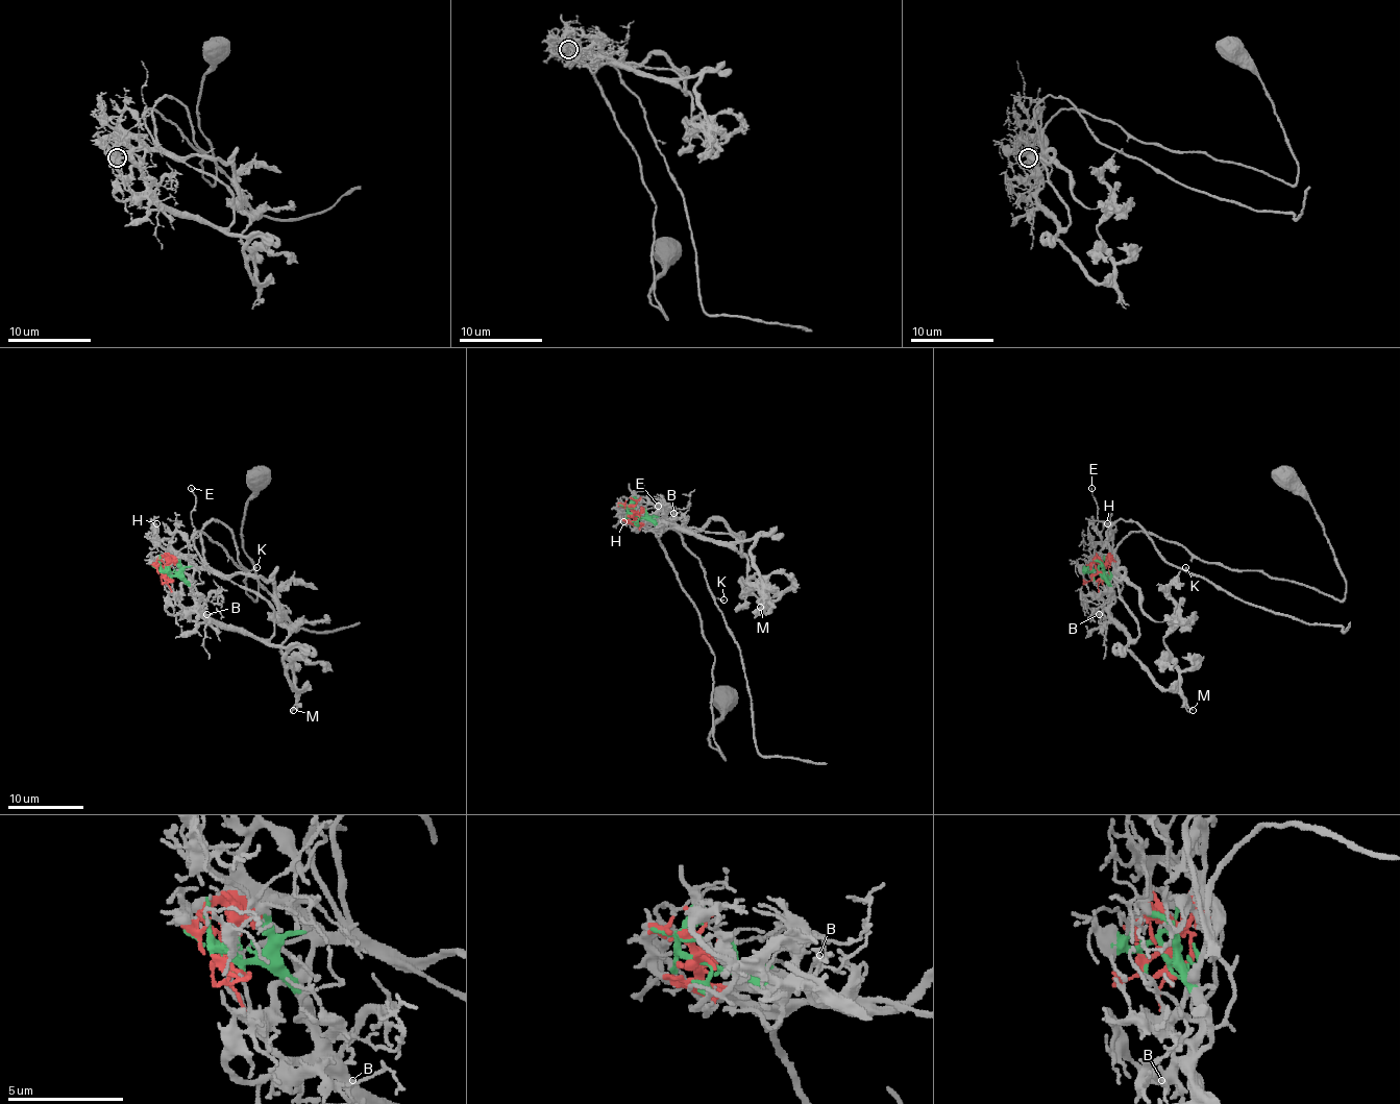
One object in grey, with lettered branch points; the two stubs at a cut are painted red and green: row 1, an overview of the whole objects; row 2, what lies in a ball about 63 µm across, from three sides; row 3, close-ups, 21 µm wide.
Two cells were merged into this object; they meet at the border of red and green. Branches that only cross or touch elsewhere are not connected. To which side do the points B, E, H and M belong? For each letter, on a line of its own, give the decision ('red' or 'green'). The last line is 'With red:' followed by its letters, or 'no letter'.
B: green
E: red
H: red
M: green
With red: E, H

